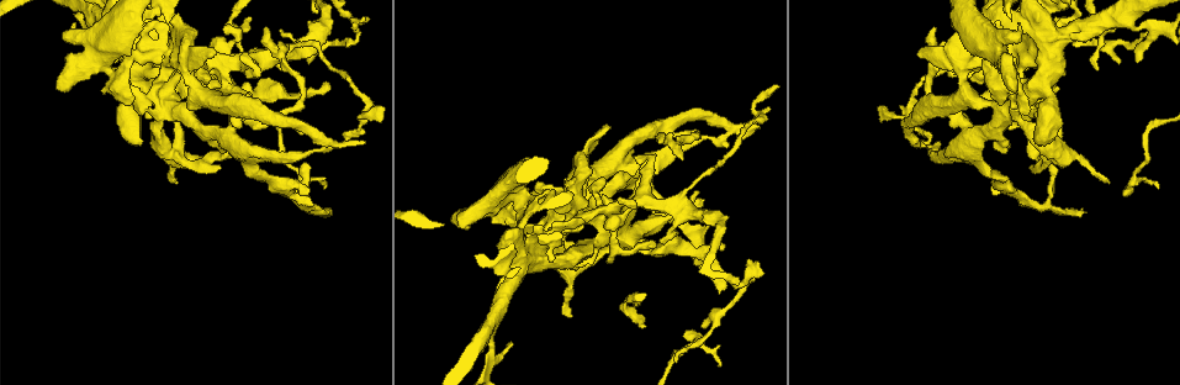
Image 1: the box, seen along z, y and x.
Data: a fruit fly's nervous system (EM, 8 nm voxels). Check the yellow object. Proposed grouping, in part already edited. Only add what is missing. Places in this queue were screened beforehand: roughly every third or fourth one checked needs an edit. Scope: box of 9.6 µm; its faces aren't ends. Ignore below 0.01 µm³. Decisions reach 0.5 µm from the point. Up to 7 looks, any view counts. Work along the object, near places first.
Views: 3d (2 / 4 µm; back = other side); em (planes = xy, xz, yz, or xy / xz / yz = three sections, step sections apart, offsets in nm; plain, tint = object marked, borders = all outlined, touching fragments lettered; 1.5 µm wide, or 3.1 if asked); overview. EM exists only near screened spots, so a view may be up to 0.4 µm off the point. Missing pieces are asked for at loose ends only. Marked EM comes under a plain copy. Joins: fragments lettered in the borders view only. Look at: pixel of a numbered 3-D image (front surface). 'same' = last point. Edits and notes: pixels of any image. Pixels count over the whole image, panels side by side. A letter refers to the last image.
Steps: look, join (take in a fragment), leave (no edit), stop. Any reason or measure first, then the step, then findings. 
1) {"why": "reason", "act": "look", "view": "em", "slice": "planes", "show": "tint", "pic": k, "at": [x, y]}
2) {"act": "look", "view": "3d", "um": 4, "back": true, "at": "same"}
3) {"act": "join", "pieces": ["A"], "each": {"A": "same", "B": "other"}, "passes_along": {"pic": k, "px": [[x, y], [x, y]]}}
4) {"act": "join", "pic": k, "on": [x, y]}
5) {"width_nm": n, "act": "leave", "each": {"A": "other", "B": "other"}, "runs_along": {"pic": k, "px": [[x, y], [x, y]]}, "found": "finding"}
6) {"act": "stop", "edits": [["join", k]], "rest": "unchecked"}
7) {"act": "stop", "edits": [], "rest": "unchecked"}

{"why": "an open end", "act": "look", "view": "em", "slice": "planes", "show": "borders", "pic": 1, "at": [250, 16]}

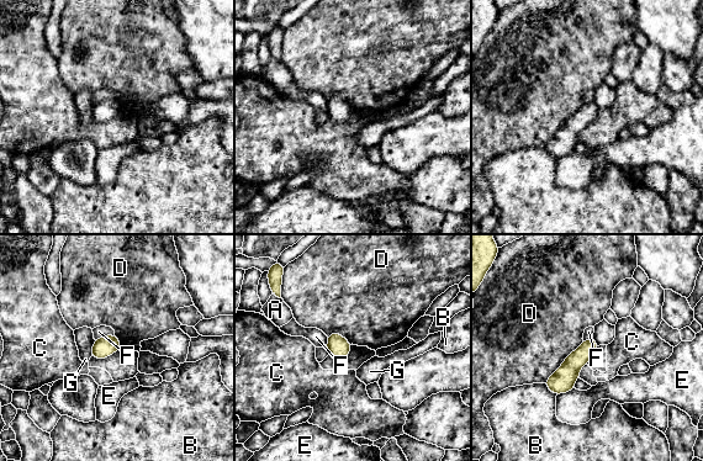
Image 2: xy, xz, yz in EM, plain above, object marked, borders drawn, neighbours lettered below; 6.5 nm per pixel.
{"act": "leave", "each": {"A": "other", "B": "other", "C": "other", "D": "other", "E": "other", "F": "other", "G": "other"}, "border": {"pic": 2, "px": [[582, 340], [544, 382]]}, "found": "no lettered fragment goes on from it"}

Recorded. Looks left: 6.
{"why": "free end", "act": "look", "view": "em", "slice": "planes", "show": "borders", "pic": 1, "at": [329, 209]}

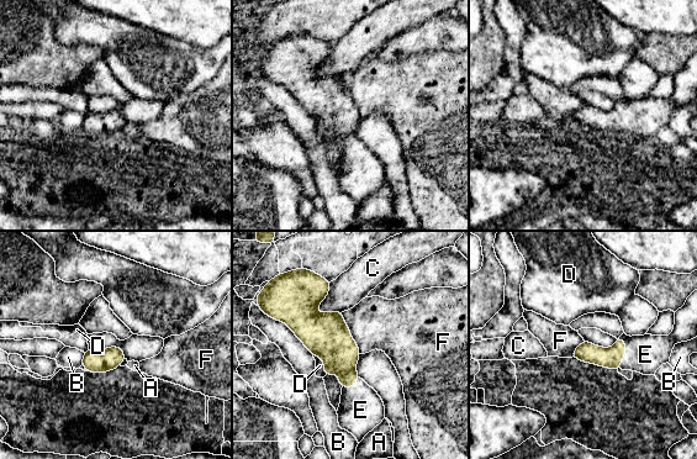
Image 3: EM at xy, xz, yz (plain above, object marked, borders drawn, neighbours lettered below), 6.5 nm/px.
{"act": "join", "pieces": ["E"], "each": {"A": "other", "B": "other", "C": "other", "D": "other", "E": "same", "F": "other"}, "passes_along": {"pic": 3, "px": [[586, 352], [624, 353], [645, 354]]}, "found": "the neuron continues"}

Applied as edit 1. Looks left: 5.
{"why": "an open end", "act": "look", "view": "em", "slice": "xz", "step": 8, "show": "borders", "pic": 1, "at": [658, 143]}

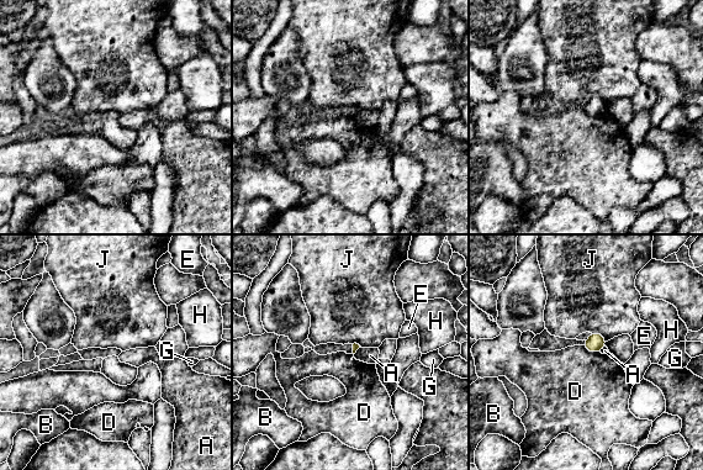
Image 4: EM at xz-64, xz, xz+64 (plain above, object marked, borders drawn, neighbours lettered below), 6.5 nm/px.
{"act": "leave", "each": {"A": "other", "B": "other", "D": "other", "E": "other", "G": "other", "H": "other", "J": "other"}, "border": {"pic": 4, "px": [[582, 346], [591, 352], [600, 352]]}, "found": "none of them fits"}

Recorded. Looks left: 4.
{"act": "stop", "edits": [["join", 3]], "rest": "unchecked"}

